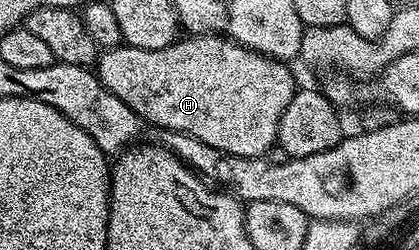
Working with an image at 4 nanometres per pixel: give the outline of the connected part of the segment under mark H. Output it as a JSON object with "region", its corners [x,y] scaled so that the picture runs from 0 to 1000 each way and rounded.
{"region":[[[518,132],[434,148],[391,196],[325,196],[322,188],[298,180],[289,188],[255,188],[229,236],[229,296],[236,324],[267,372],[277,372],[277,388],[286,388],[286,404],[296,404],[296,420],[305,420],[305,436],[325,448],[351,496],[370,492],[377,516],[387,524],[427,524],[442,540],[456,540],[458,548],[468,548],[468,564],[487,564],[487,580],[506,580],[506,596],[525,596],[547,620],[592,628],[594,636],[628,632],[642,608],[644,592],[661,576],[668,468],[678,468],[678,436],[687,436],[687,404],[697,404],[706,360],[702,300],[683,268],[690,264],[675,240],[652,236],[637,220],[611,212],[601,196],[592,196],[582,180],[539,152],[537,140]]]}

